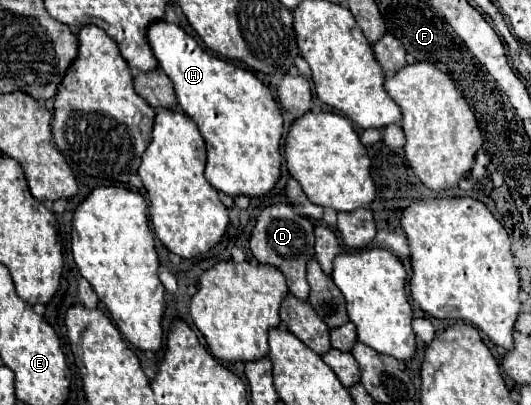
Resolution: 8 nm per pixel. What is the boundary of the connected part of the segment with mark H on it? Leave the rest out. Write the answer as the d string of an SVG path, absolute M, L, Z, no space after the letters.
M165 19L147 27L147 41L159 67L175 87L181 111L197 123L205 139L207 181L231 197L241 193L261 197L273 189L281 175L283 117L269 89L251 69L201 49L191 35Z

